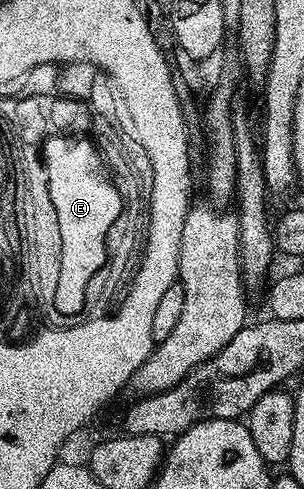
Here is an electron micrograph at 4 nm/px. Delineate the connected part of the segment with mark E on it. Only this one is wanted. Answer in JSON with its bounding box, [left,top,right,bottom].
[47,137,119,311]

